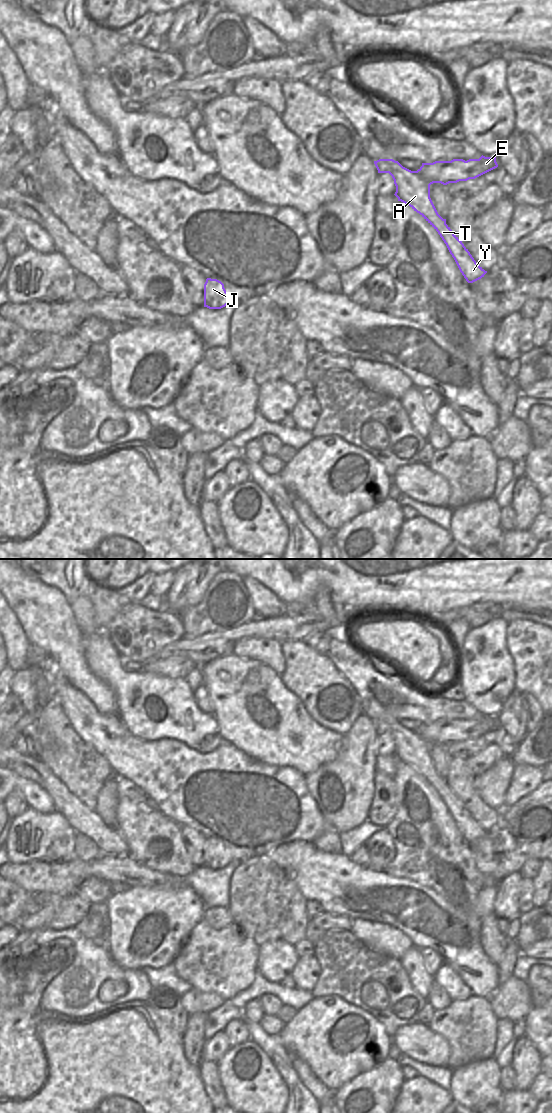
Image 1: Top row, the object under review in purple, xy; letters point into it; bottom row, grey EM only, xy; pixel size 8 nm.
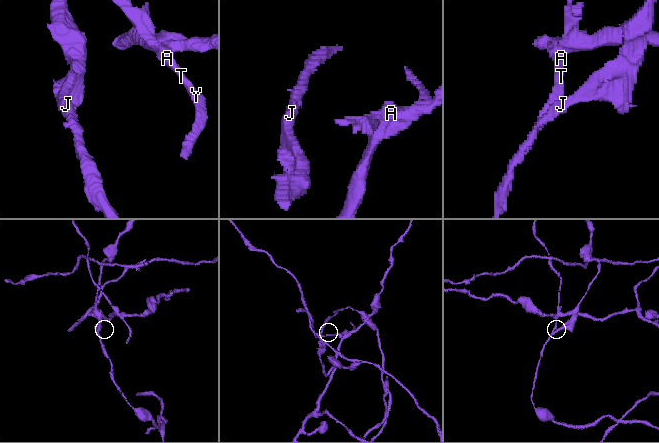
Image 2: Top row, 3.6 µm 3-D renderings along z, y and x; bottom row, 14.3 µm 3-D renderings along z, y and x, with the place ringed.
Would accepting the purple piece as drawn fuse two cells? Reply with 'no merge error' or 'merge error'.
merge error

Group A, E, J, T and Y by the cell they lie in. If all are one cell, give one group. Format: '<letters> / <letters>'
A T Y / E J

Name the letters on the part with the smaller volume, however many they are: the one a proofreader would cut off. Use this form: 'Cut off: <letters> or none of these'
Cut off: A, T, Y

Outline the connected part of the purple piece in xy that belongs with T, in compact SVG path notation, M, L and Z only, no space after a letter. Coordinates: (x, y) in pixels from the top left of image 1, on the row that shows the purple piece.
M393 159L374 161L378 173L389 173L396 186L398 201L409 205L419 213L440 235L460 272L468 283L473 283L487 273L472 257L462 241L452 232L437 212L430 198L430 184L416 171L403 167Z

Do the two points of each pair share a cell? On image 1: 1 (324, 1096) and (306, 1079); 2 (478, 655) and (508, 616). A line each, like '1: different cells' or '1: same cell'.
1: same cell
2: different cells

